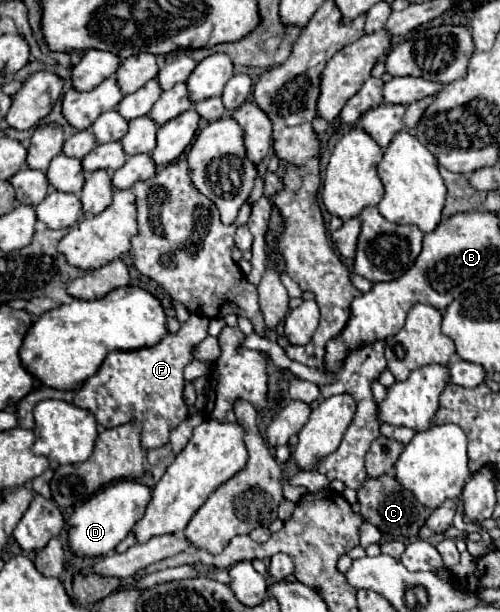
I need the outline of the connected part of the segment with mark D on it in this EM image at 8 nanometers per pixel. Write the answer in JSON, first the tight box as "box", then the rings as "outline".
{"box":[70,480,152,556],"outline":[[[118,480],[98,490],[90,500],[74,510],[70,518],[70,548],[78,556],[102,556],[110,554],[118,542],[122,542],[144,516],[146,506],[152,498],[152,488],[136,480]]]}

